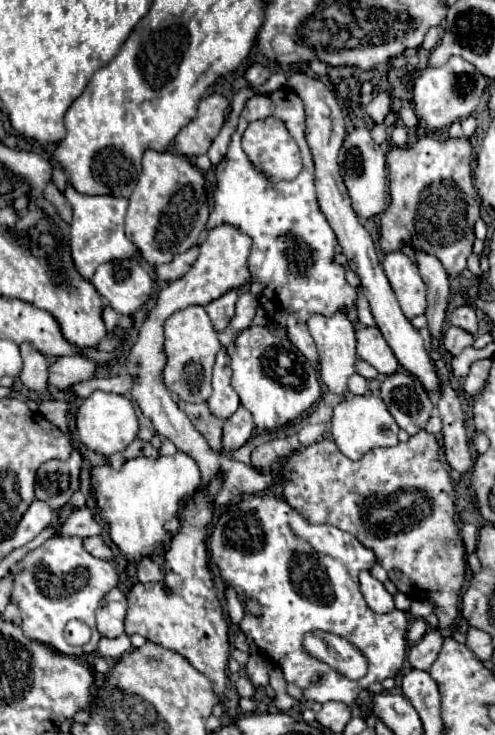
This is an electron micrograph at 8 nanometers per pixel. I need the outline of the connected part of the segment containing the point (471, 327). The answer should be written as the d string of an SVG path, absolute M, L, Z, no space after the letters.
M460 305L456 307L452 313L448 313L448 321L454 325L454 327L460 327L472 335L478 333L478 317L474 313L474 309L470 305Z

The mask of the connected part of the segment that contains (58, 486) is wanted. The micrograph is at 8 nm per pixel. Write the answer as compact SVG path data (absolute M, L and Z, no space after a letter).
M76 449L68 461L46 461L36 475L36 499L46 501L54 511L66 507L72 493L80 485L80 467L82 457Z

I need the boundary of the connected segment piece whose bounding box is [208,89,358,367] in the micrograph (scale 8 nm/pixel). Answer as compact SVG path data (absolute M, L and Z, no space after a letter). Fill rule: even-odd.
M278 89L270 95L252 97L248 101L246 109L240 115L238 127L232 133L228 153L216 167L218 183L214 193L214 209L208 219L208 229L222 223L230 223L238 227L242 233L252 237L248 269L252 275L250 283L264 285L258 299L260 307L264 309L268 321L286 333L286 337L298 347L298 351L310 361L310 365L318 367L318 351L314 347L314 339L310 337L310 331L306 329L306 321L314 313L332 317L334 313L338 313L338 309L350 315L356 307L358 291L344 279L344 267L334 261L336 235L316 203L314 165L312 165L310 147L304 137L304 119L306 119L306 113L304 113L302 99L292 89ZM268 115L274 115L286 123L288 131L300 145L304 169L294 181L282 181L272 185L288 201L244 201L246 195L250 197L256 191L258 193L264 191L268 181L250 165L246 153L240 147L240 137L250 121L264 119ZM270 283L274 287L272 297L270 297Z

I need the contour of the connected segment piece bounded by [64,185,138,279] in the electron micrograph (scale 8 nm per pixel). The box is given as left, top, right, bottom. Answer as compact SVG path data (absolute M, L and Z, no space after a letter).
M66 187L66 199L72 205L74 217L70 225L70 249L72 259L76 263L78 273L84 279L94 275L94 269L106 261L114 261L118 257L136 257L138 247L124 235L124 215L128 207L128 199L124 197L106 197L106 195L82 195L74 187Z

